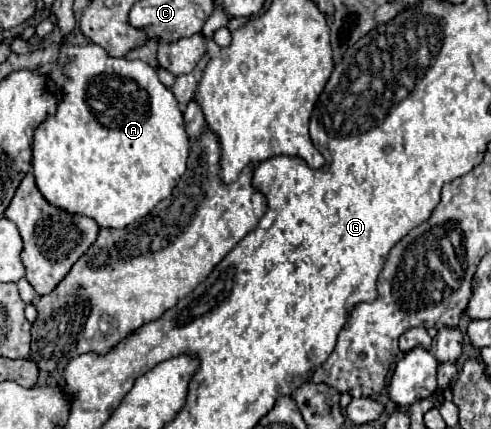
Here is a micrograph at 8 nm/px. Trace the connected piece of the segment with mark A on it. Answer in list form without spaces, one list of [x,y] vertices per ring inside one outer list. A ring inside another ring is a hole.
[[[62,39],[54,65],[48,73],[46,89],[52,95],[60,95],[60,103],[56,115],[38,125],[32,147],[32,169],[40,193],[50,205],[70,215],[94,219],[100,229],[122,229],[136,223],[172,193],[186,171],[188,137],[172,91],[160,83],[156,69],[144,61],[108,57],[100,45],[92,43],[76,47]]]

